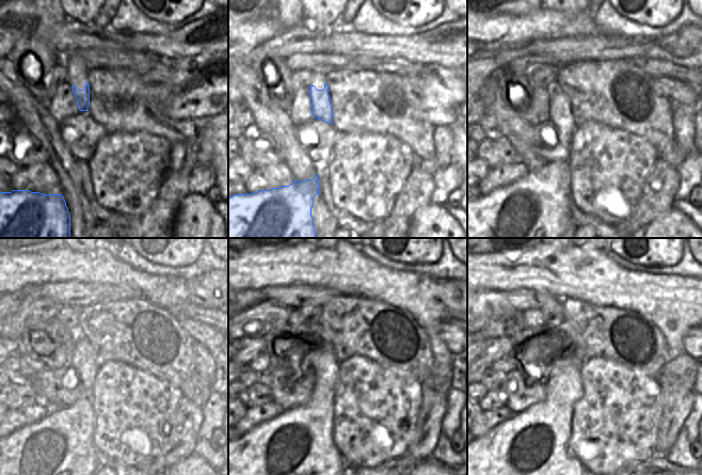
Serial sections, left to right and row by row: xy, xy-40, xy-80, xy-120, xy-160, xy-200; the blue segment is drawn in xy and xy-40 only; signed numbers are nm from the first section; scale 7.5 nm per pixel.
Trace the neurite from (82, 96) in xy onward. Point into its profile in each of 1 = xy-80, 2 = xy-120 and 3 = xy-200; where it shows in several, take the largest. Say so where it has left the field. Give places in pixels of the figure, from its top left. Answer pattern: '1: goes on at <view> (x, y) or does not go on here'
1: goes on at xy-80 (559, 107)
2: goes on at xy-120 (56, 455)
3: goes on at xy-200 (528, 455)

